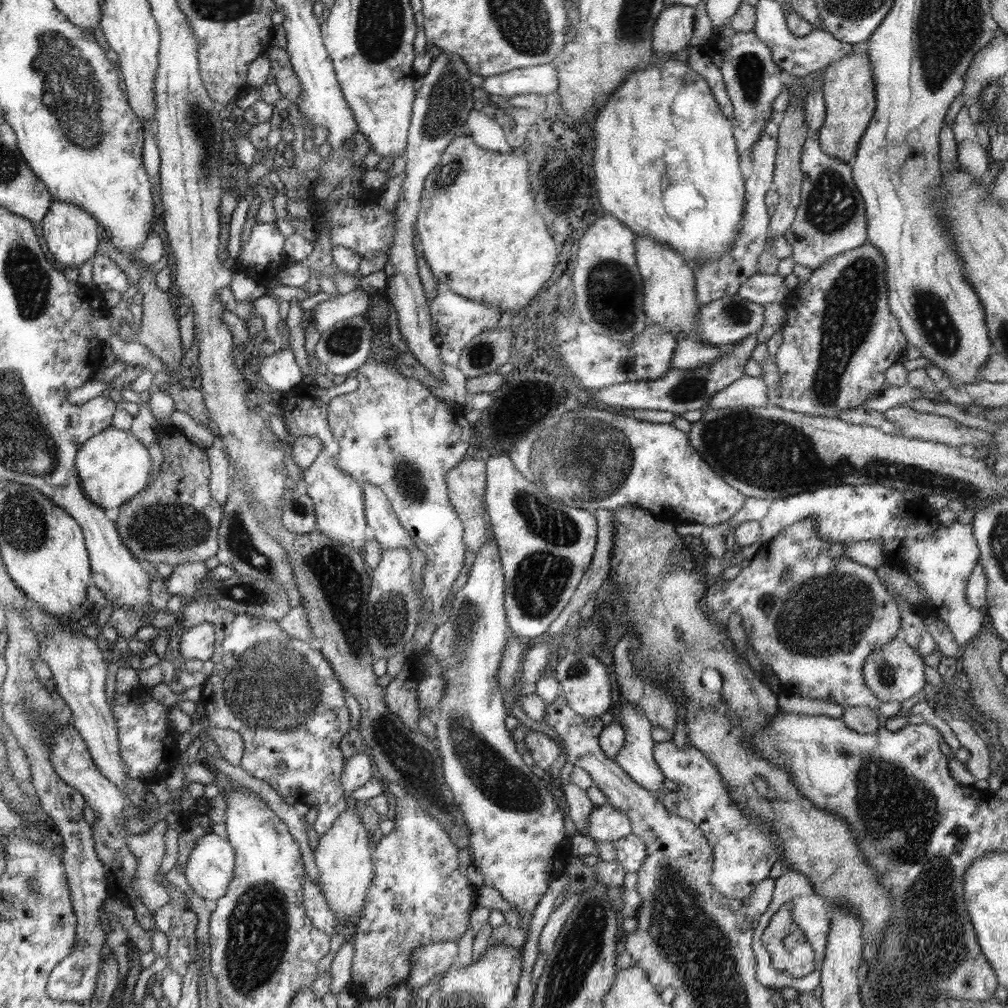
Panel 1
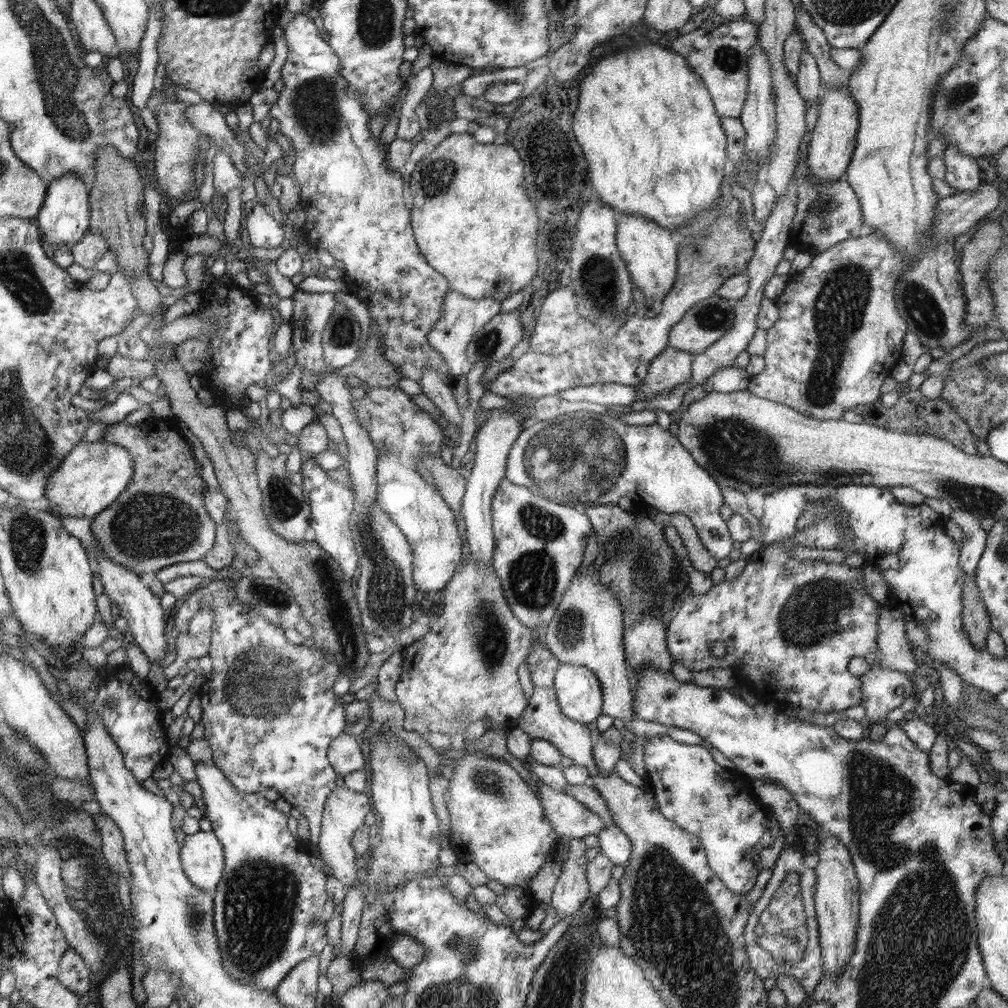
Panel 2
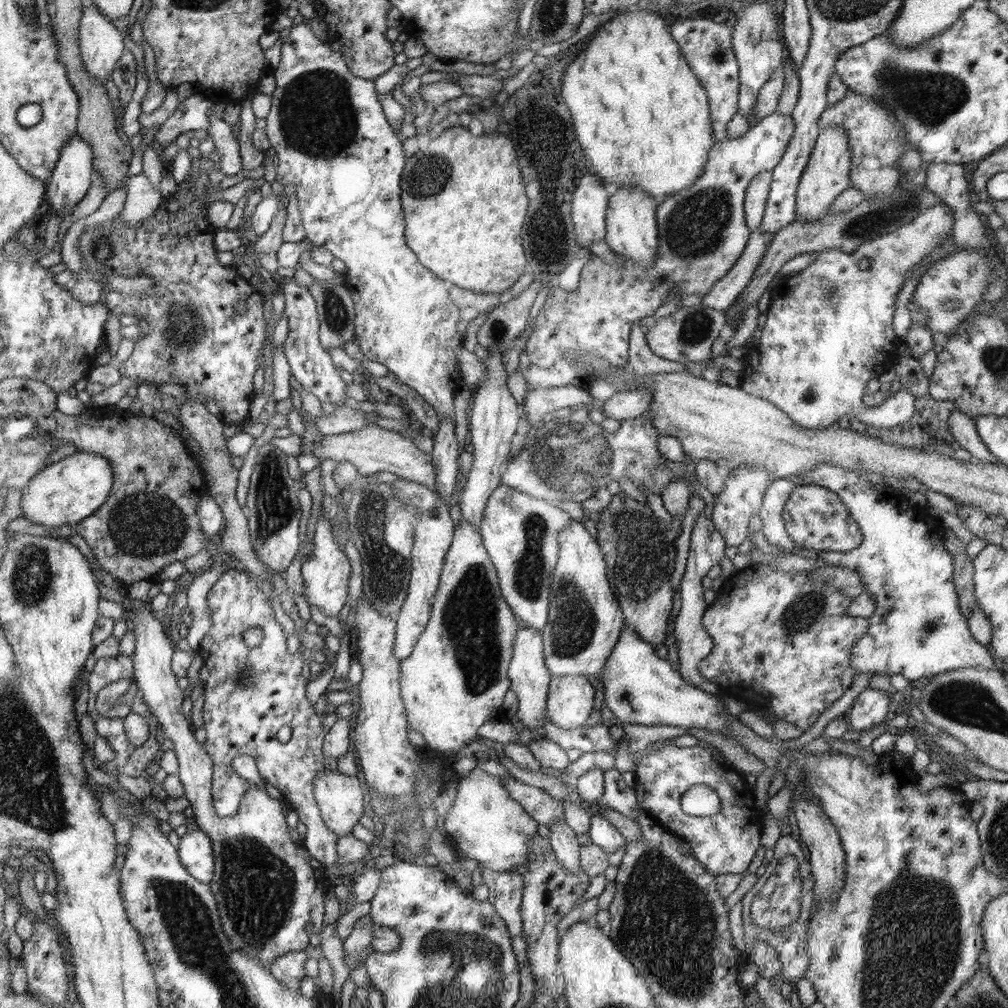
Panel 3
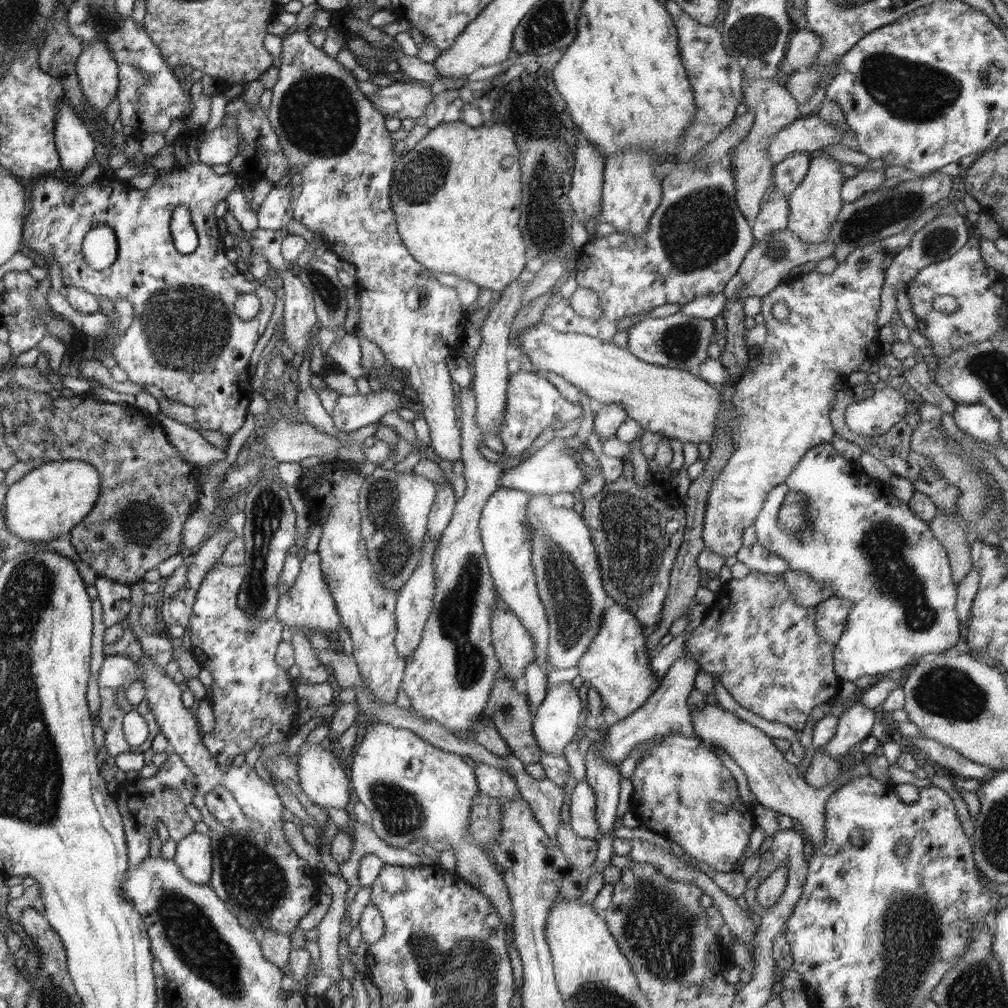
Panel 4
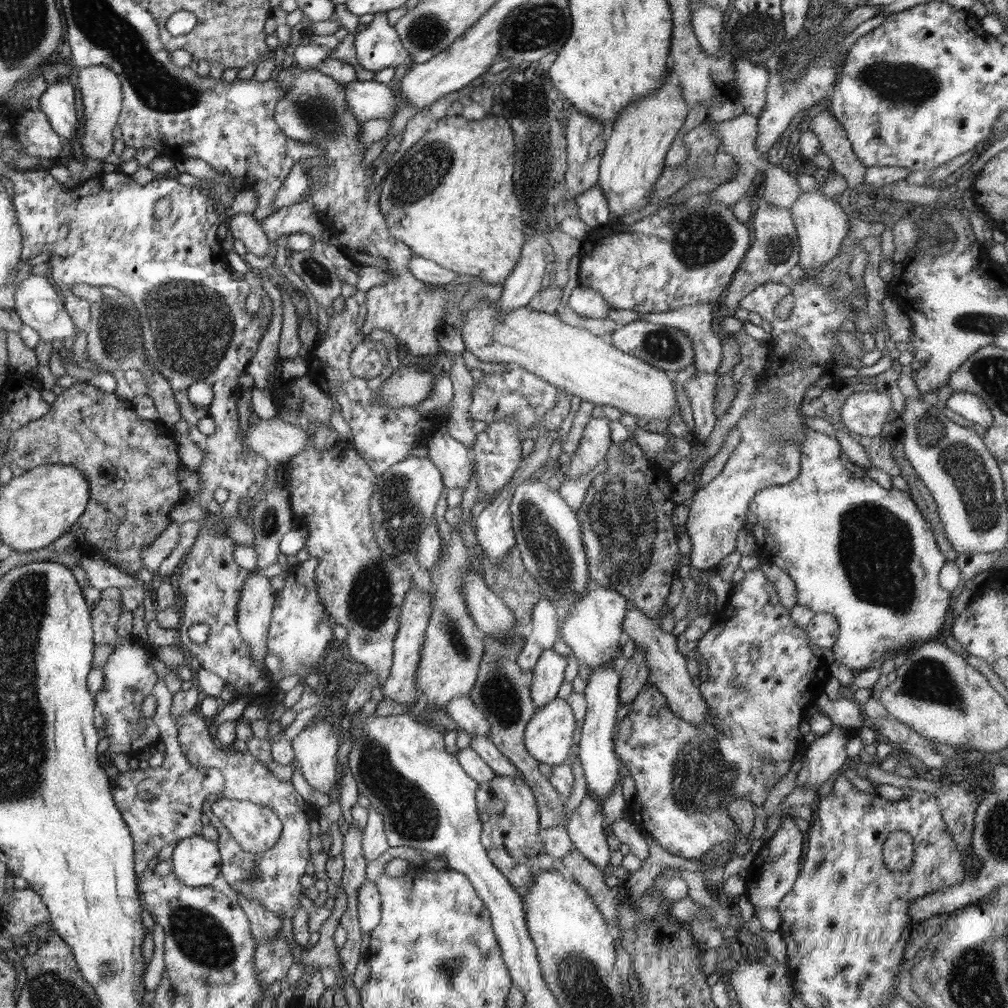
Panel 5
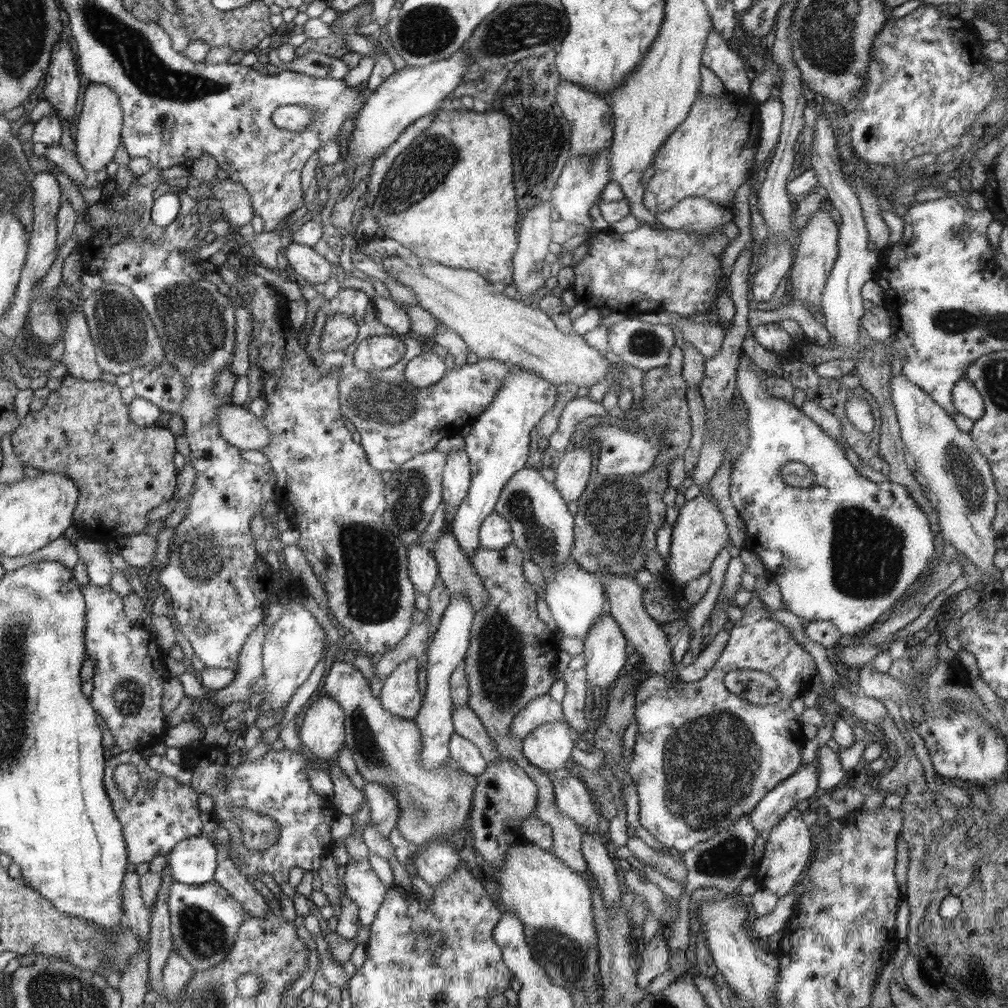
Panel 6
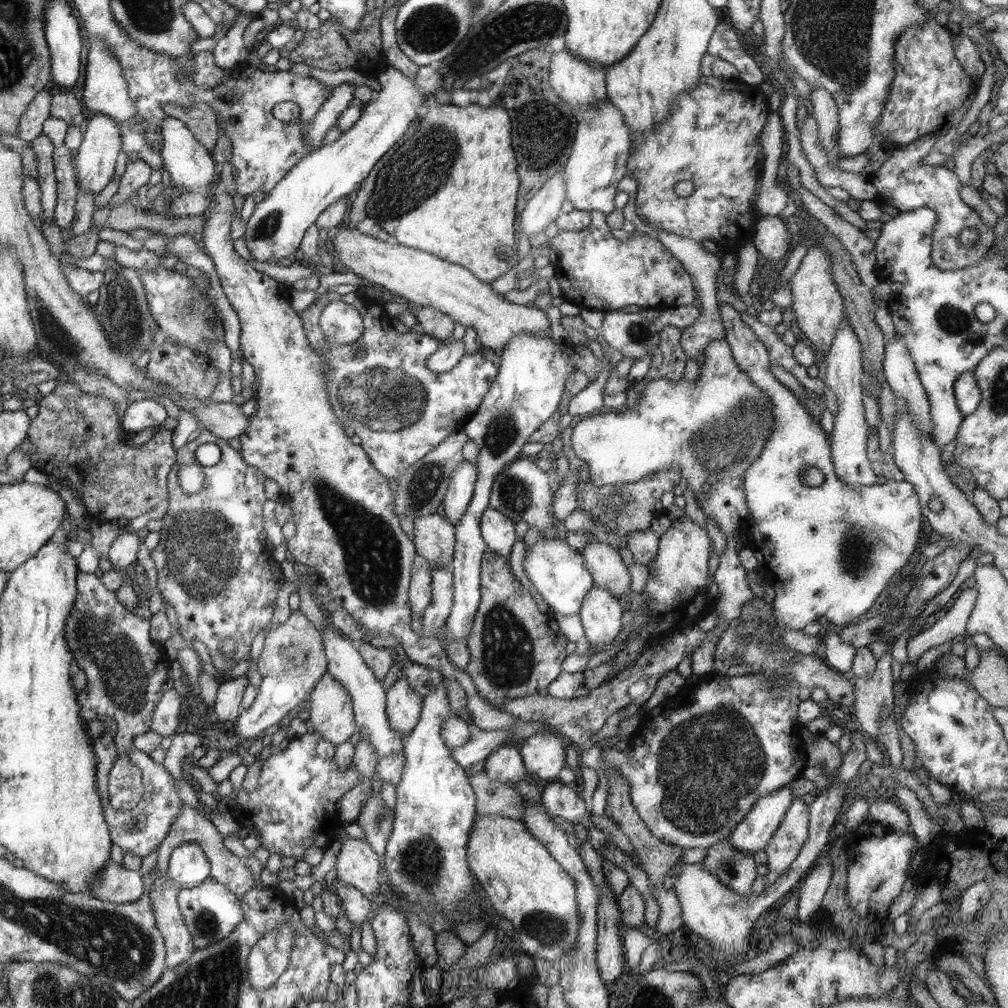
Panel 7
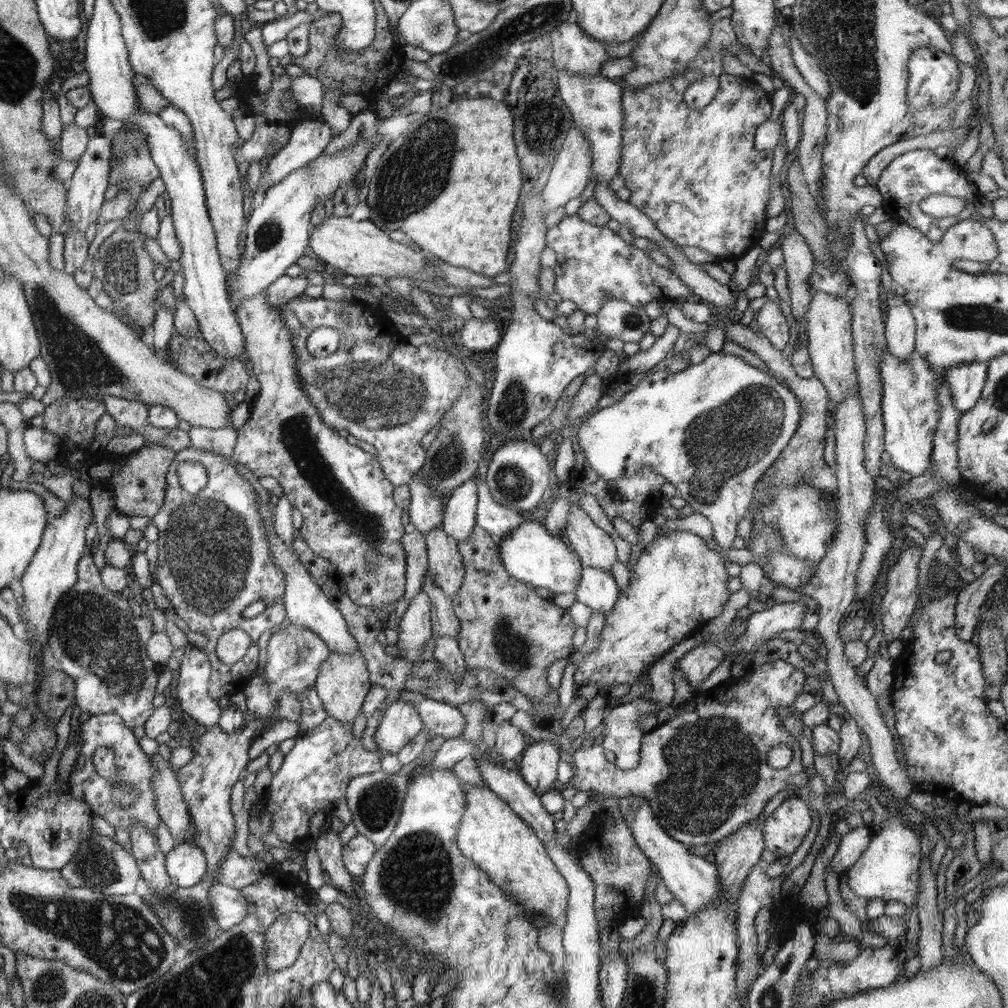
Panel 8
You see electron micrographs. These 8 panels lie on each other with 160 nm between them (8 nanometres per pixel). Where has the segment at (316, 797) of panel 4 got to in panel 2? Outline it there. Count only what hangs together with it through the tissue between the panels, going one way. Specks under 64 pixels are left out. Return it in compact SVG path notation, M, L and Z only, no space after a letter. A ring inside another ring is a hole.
M346 785L335 788L331 798L327 800L327 808L323 814L323 830L319 839L317 854L330 868L332 879L340 880L344 886L354 886L358 883L357 871L362 864L356 860L355 851L352 848L352 839L356 830L364 824L364 816L370 812L370 798L362 792L354 792Z

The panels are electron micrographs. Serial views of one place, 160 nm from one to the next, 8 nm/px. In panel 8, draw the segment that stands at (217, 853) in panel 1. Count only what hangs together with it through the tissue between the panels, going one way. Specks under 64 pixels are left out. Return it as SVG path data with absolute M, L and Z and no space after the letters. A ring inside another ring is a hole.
M191 843L176 845L171 852L165 854L165 866L172 884L188 888L197 885L207 875L208 862L203 849Z

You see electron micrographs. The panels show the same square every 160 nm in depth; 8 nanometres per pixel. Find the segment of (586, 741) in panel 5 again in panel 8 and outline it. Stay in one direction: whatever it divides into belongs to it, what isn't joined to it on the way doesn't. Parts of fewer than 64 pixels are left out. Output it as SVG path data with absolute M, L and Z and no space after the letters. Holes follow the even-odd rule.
M583 566L577 589L576 601L592 608L593 613L601 612L604 616L612 610L621 594L610 571L591 566Z

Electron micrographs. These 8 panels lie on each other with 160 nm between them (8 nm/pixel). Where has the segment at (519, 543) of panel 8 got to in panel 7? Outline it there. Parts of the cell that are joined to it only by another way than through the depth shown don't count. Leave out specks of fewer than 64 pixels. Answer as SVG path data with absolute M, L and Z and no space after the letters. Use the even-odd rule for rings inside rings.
M540 539L526 551L524 570L530 582L544 598L553 614L570 616L579 613L582 602L594 586L593 576L584 564L583 556L564 539Z

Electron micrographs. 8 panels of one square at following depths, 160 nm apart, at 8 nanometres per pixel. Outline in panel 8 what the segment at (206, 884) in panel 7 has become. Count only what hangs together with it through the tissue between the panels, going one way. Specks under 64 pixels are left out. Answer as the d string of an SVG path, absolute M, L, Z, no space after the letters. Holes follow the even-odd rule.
M214 882L209 890L209 900L219 932L236 927L247 916L247 897L239 888Z

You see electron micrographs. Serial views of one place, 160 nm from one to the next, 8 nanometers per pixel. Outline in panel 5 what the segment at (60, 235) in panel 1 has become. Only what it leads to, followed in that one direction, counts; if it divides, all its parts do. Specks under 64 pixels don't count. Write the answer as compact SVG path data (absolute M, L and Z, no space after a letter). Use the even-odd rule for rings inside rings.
M68 81L50 84L40 96L41 108L50 119L50 124L60 136L72 140L78 130L78 116L74 106L74 86Z

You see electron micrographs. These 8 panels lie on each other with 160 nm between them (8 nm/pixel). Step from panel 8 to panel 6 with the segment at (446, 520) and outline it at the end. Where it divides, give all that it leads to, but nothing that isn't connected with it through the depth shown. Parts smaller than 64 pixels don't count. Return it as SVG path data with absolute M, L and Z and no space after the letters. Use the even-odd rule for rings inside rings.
M465 450L446 454L442 480L444 504L453 512L466 498L471 485L469 457Z

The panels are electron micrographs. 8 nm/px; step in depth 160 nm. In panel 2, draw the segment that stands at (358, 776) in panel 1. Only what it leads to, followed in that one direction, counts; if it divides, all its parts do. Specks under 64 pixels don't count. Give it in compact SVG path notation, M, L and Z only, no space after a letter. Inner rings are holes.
M342 733L332 740L326 753L329 763L338 774L346 776L354 770L362 770L366 758L361 746L364 742L356 735Z

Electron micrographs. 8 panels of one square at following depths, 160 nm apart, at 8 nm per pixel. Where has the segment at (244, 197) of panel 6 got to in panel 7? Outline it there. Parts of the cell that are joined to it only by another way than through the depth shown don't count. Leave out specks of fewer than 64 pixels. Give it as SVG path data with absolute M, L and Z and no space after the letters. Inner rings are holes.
M169 116L160 129L163 134L163 149L160 155L163 157L163 166L171 176L172 184L183 186L185 190L194 192L209 192L214 188L217 180L220 179L221 169L218 169L212 160L209 150L195 139L195 134L187 127L187 124Z

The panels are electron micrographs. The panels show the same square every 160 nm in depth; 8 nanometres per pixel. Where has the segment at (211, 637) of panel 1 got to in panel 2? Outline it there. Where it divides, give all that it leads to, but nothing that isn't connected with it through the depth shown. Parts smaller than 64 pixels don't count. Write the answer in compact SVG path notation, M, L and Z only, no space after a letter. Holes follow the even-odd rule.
M211 631L199 632L190 636L187 632L180 633L176 639L176 651L170 663L164 668L167 680L179 676L179 670L186 665L190 658L202 658L210 650Z

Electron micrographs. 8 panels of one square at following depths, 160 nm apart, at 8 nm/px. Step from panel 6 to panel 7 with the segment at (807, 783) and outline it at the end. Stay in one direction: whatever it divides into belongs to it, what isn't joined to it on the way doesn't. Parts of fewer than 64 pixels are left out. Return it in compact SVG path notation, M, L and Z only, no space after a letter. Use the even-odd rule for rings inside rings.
M790 785L756 800L752 810L728 837L731 846L742 853L754 855L765 849L780 827L792 800L796 798Z

